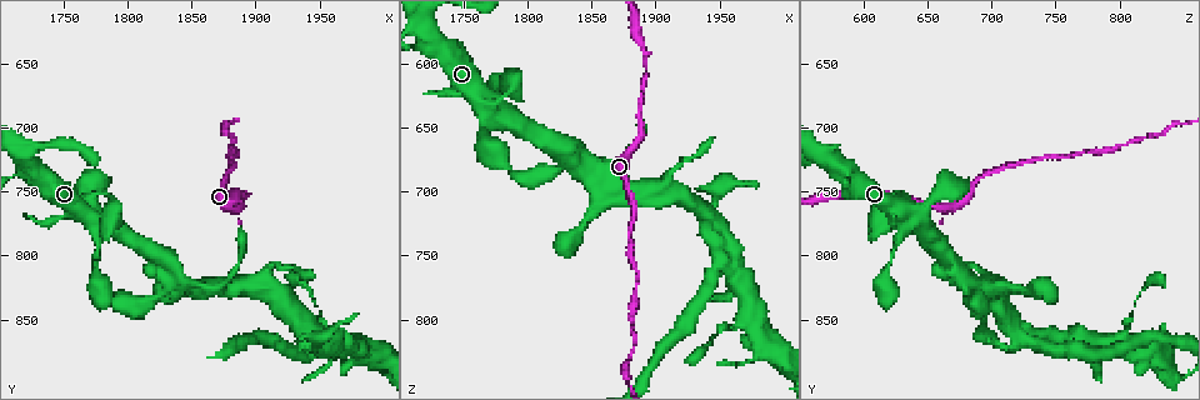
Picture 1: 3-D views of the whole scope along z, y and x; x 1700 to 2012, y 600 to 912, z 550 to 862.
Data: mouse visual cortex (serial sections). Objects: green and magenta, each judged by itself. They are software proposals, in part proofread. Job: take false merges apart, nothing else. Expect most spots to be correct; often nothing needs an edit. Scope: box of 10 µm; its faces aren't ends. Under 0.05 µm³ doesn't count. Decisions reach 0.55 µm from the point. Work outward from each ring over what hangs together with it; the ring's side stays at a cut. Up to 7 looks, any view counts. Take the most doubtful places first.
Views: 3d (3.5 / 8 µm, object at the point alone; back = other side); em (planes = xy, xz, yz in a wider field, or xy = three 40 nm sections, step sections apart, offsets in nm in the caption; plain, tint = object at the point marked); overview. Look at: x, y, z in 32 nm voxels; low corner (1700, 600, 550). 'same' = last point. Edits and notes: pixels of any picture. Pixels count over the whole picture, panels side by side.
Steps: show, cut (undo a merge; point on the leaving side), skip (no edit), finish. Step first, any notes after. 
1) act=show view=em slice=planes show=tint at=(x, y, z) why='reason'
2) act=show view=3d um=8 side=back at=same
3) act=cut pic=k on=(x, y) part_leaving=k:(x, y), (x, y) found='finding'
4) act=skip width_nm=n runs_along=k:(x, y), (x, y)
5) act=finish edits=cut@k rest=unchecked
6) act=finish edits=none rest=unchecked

act=show view=3d um=3.5 at=(1766, 762, 640) why='abrupt turn'

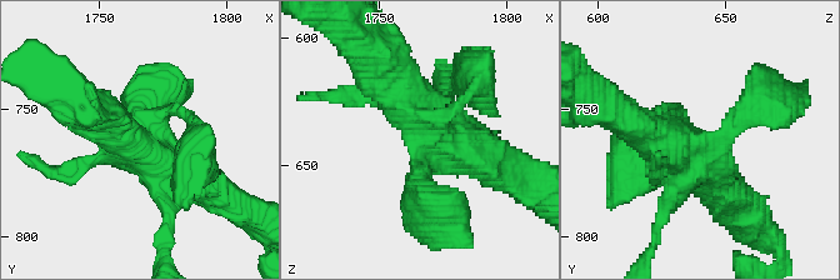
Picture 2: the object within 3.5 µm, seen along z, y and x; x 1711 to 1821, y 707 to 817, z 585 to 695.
act=skip runs_along=2:(379, 68), (440, 129), (498, 164) found='one cell here'

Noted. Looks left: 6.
act=show view=3d um=3.5 at=(1954, 872, 748) why='three arms meet'

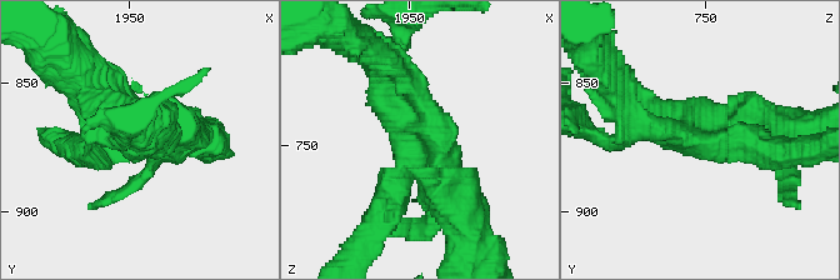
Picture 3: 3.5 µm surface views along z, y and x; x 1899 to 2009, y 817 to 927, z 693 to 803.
act=cut pic=3 on=(384, 218) part_leaving=3:(405, 169), (394, 200), (351, 261) found='two cells meet here'

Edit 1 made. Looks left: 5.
act=show view=3d um=3.5 side=back at=(1952, 842, 812) why='narrows sharply'

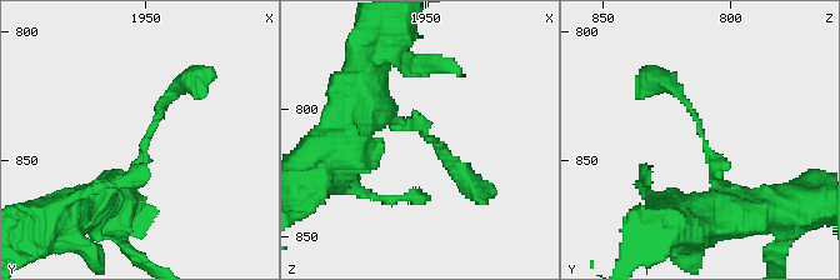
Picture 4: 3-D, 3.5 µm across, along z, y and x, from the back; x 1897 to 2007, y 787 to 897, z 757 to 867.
act=show view=em slice=xy step=3 show=tint at=(1950, 841, 810) why='need the tissue'

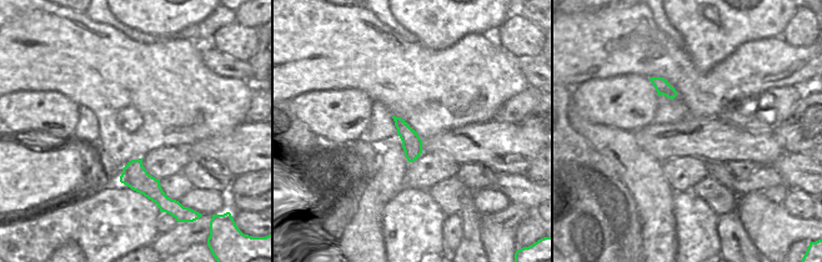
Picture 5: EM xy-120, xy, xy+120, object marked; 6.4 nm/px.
act=skip runs_along=4:(103, 194), (141, 159), (160, 101), (188, 83) found='all the same cell'

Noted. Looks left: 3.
act=finish edits=cut@3 rest=unchecked

